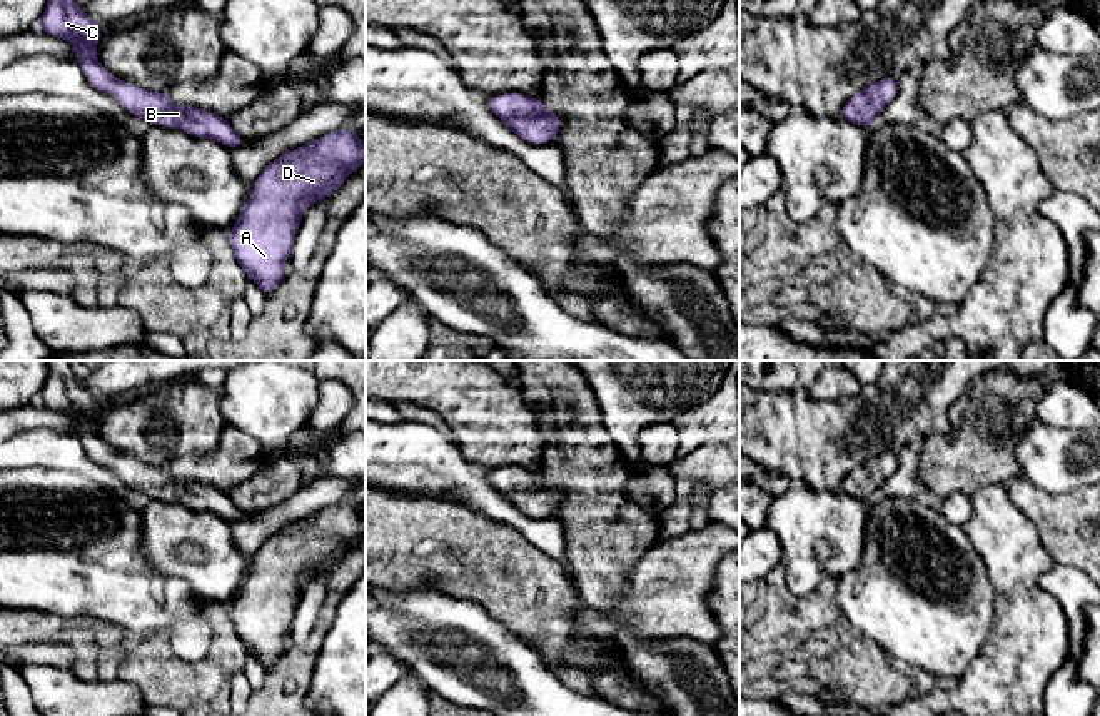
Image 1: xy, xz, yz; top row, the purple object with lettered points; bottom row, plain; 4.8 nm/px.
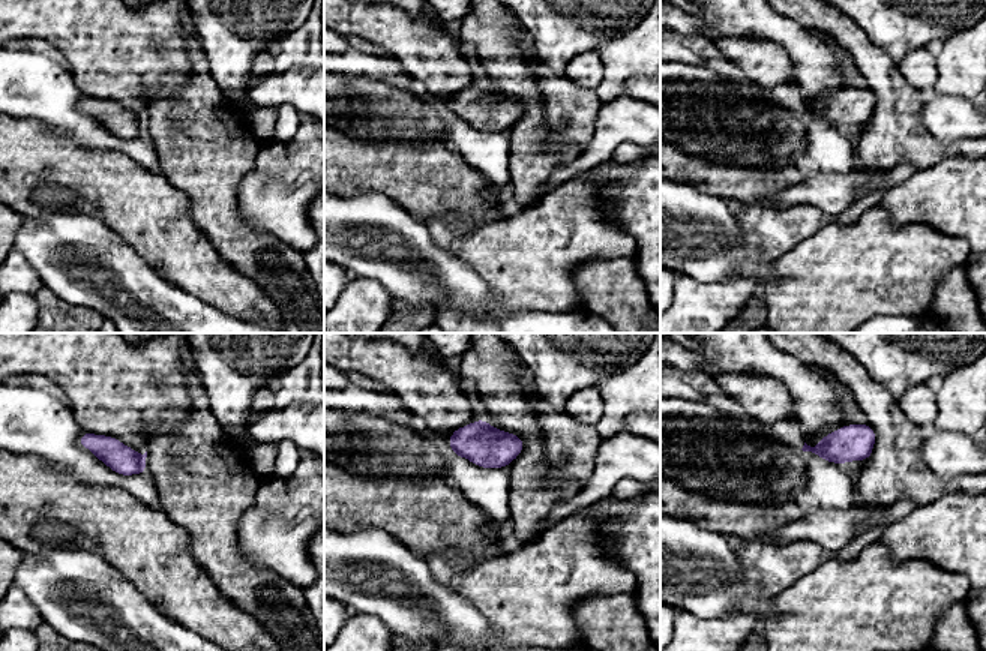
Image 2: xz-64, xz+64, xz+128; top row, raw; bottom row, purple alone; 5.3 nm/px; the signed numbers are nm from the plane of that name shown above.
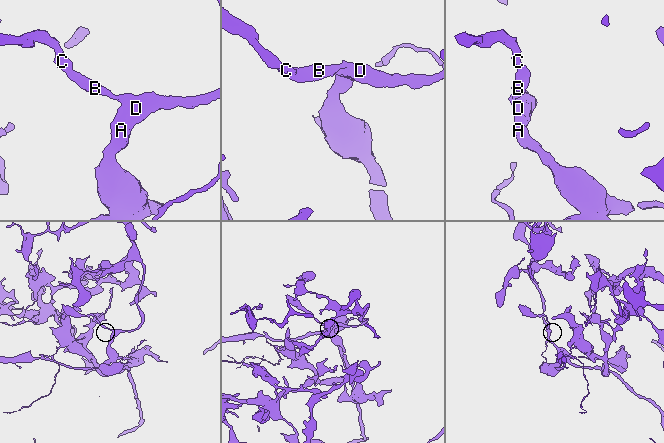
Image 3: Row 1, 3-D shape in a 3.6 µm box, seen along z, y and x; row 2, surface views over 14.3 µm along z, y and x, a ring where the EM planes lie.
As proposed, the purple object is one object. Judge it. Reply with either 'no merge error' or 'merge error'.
no merge error

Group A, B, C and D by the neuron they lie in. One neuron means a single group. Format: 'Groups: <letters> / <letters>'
Groups: A B C D

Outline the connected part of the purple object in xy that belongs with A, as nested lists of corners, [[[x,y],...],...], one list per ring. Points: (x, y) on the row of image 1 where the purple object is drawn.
[[[344,127],[284,152],[260,172],[229,240],[234,259],[264,295],[287,275],[284,262],[305,209],[329,199],[364,162],[366,145]]]

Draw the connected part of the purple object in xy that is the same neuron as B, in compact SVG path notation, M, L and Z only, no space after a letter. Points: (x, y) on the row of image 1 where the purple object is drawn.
M48 0L38 27L50 37L73 43L75 62L80 63L87 80L97 90L119 100L129 113L144 118L150 125L177 127L199 139L214 139L229 149L245 144L227 118L192 105L177 105L167 92L149 92L107 72L100 65L95 48L102 27L75 0Z

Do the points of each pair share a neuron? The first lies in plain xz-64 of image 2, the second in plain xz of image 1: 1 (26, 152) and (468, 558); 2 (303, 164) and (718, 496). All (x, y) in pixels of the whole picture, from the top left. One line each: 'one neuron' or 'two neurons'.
1: one neuron
2: two neurons

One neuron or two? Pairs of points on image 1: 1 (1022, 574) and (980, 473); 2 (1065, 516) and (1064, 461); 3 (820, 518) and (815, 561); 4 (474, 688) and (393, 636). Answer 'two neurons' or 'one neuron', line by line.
1: two neurons
2: two neurons
3: one neuron
4: one neuron

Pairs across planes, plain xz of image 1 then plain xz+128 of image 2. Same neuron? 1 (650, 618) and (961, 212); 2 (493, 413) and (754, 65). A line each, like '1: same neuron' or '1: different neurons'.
1: different neurons
2: same neuron

